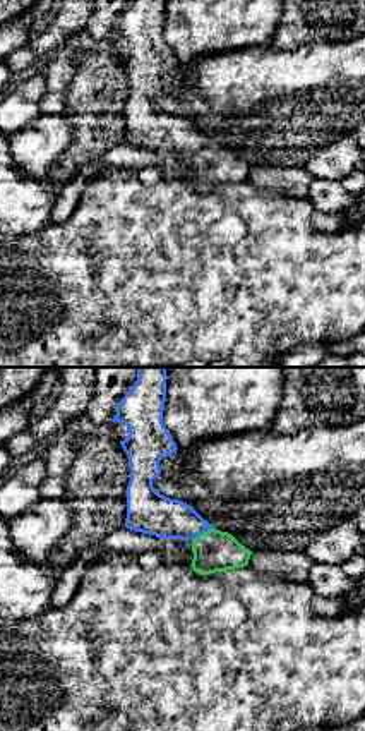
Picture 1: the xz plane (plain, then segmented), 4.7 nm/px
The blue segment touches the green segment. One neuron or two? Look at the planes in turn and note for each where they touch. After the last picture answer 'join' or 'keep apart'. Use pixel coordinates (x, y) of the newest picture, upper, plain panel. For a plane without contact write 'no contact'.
meets blue at (201, 148)

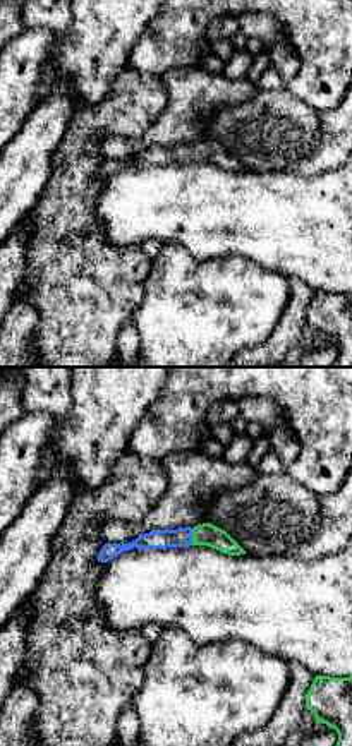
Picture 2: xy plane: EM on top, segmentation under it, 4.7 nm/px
meets blue at (191, 153)

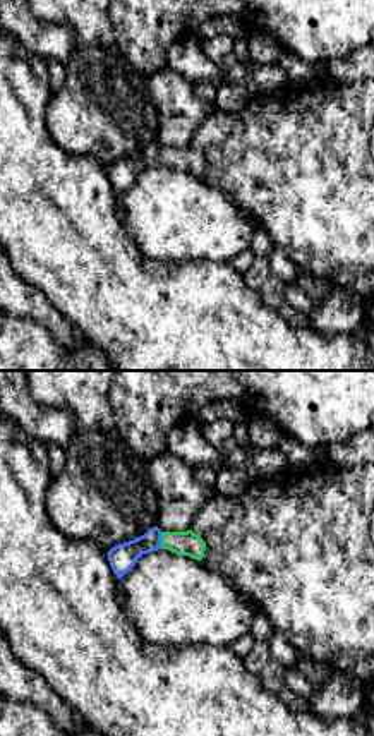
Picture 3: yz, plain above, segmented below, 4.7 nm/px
meets blue at (160, 156)

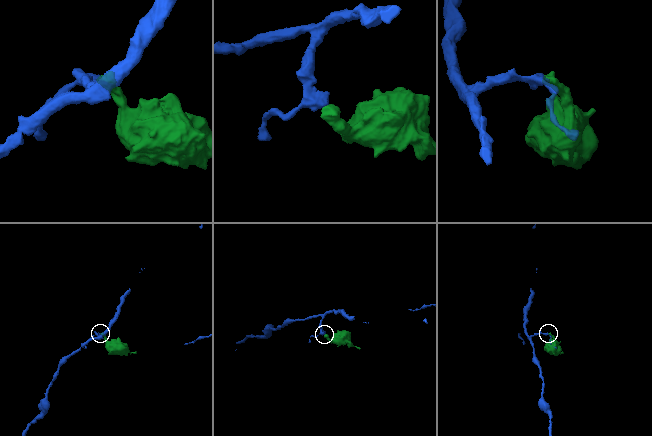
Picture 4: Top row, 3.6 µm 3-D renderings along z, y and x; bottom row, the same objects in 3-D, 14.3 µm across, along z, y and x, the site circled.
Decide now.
join

